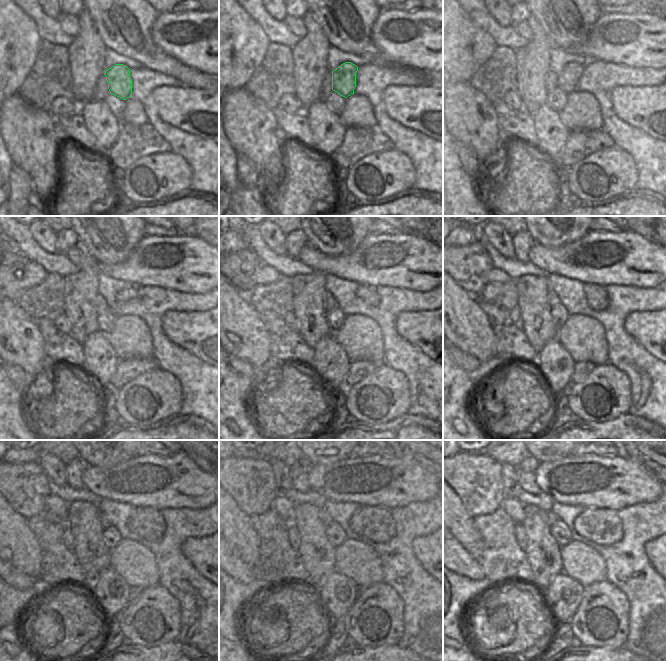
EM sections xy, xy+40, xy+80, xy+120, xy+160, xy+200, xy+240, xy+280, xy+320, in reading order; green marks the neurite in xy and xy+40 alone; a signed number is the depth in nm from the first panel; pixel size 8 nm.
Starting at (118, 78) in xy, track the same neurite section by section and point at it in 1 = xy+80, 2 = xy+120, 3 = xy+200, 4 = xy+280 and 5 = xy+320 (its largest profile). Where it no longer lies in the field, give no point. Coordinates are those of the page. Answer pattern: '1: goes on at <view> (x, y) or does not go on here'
1: goes on at xy+80 (568, 78)
2: goes on at xy+120 (123, 296)
3: goes on at xy+200 (595, 294)
4: goes on at xy+280 (375, 523)
5: goes on at xy+320 (600, 525)

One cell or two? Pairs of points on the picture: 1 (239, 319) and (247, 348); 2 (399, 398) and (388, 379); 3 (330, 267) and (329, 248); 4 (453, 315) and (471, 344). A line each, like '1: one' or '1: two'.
1: one
2: one
3: two
4: one

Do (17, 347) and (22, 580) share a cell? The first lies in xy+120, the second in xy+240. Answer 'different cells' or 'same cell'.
different cells

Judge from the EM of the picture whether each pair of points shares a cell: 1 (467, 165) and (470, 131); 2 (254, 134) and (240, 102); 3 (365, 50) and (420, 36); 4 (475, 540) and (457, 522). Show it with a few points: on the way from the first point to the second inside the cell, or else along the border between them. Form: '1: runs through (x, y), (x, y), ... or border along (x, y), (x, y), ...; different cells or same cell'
1: border along (454, 140), (465, 143), (482, 164); different cells
2: runs through (250, 126), (240, 110); same cell
3: border along (372, 24), (372, 42), (391, 62); different cells
4: runs through (471, 536), (461, 526); same cell

